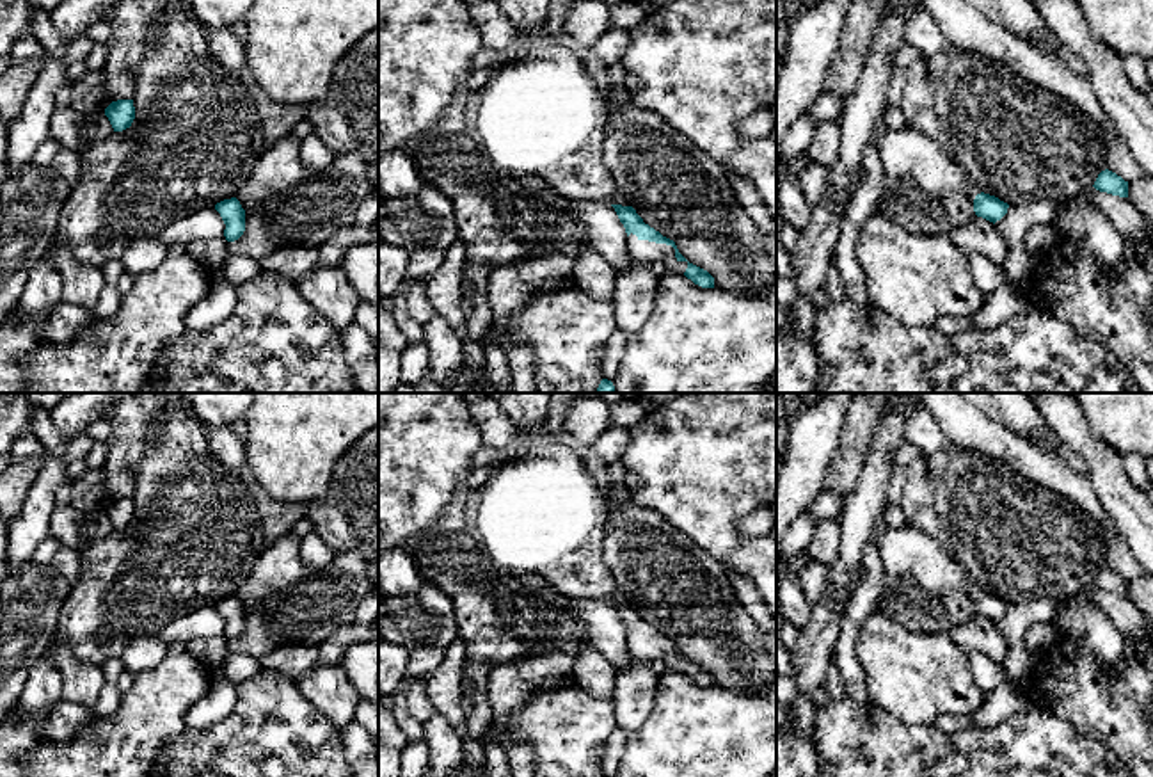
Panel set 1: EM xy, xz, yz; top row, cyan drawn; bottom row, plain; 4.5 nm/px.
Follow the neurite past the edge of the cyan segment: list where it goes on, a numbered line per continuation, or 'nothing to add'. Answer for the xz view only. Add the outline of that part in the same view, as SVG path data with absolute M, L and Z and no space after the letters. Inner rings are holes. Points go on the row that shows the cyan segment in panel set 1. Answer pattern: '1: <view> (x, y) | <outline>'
1: xz (649, 253) | M636 235L627 236L631 254L647 267L663 265L666 270L682 274L688 268L688 261L675 258L675 249L666 244L656 244L640 240Z

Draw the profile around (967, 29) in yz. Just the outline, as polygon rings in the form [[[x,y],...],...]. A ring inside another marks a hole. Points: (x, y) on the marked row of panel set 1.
[[[922,0],[922,9],[934,18],[952,46],[1009,68],[1036,87],[1046,89],[1077,107],[1098,124],[1101,133],[1114,133],[1091,82],[1075,75],[1057,57],[1043,53],[1034,44],[991,23],[965,0]]]

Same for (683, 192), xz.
[[[632,100],[611,110],[602,144],[602,160],[615,180],[616,192],[631,201],[643,222],[673,240],[689,263],[707,270],[714,277],[716,288],[757,293],[776,281],[776,265],[764,249],[762,231],[737,203],[723,165],[688,137],[675,132],[663,117],[640,108]]]

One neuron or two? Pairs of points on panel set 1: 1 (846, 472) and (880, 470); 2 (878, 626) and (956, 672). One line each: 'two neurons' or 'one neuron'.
1: two neurons
2: one neuron

